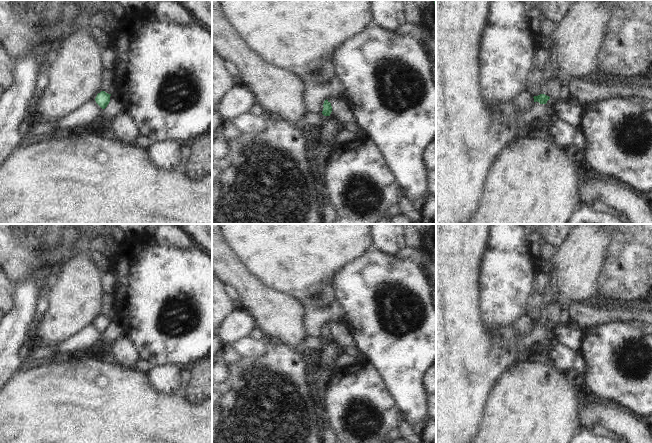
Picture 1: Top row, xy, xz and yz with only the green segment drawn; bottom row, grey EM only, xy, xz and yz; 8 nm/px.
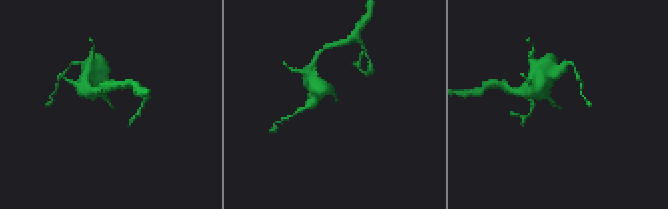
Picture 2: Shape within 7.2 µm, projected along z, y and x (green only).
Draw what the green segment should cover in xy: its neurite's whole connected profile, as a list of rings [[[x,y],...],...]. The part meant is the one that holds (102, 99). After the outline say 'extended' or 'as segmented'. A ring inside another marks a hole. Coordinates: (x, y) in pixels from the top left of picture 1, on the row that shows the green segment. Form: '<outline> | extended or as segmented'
[[[101,91],[97,94],[95,101],[102,109],[105,109],[110,102],[110,96],[111,94]]] | as segmented

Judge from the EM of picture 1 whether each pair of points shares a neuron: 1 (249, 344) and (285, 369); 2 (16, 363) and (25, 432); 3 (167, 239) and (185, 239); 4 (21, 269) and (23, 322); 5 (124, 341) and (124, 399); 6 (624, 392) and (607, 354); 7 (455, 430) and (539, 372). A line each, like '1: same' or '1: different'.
1: different
2: different
3: same
4: different
5: different
6: same
7: different

